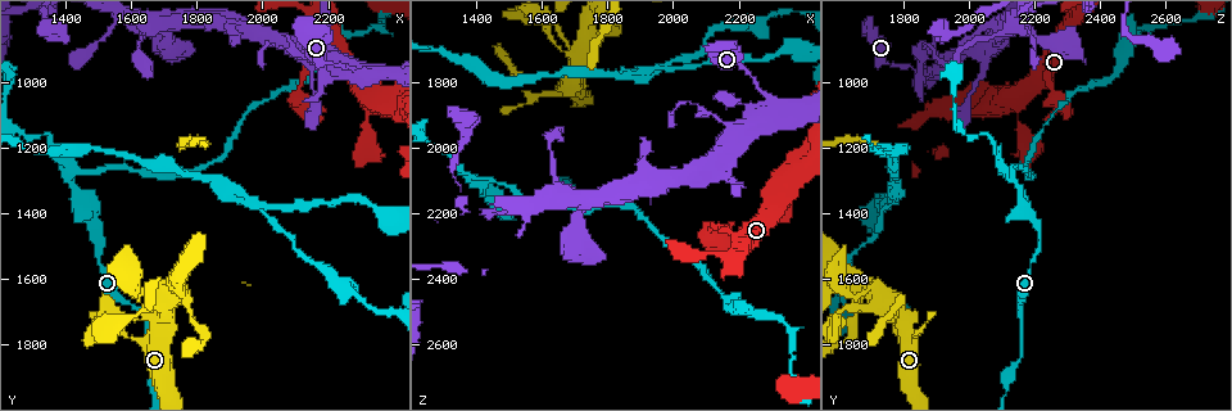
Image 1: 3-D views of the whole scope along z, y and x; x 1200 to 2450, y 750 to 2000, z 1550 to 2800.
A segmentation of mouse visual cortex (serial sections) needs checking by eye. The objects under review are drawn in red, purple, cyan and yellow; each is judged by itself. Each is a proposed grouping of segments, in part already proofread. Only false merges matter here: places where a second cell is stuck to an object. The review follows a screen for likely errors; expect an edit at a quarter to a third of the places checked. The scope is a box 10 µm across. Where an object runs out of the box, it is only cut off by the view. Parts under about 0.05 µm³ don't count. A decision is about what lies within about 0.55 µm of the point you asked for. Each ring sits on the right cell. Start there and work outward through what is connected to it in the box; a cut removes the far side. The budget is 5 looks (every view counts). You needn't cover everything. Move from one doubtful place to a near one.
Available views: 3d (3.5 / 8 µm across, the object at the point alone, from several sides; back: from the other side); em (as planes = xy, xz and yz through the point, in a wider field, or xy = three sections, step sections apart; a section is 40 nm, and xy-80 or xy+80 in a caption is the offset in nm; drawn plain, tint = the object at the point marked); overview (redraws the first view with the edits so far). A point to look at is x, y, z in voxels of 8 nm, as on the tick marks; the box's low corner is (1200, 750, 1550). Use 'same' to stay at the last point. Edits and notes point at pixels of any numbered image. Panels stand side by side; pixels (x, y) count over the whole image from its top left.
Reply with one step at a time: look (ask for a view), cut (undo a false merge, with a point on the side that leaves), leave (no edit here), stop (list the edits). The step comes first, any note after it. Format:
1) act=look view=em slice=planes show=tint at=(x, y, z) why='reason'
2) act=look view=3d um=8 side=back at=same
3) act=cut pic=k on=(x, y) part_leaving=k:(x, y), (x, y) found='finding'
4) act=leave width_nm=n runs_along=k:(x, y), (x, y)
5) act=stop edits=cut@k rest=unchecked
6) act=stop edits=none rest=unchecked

act=look view=3d um=3.5 at=(2290, 970, 1900) why='four arms meet'

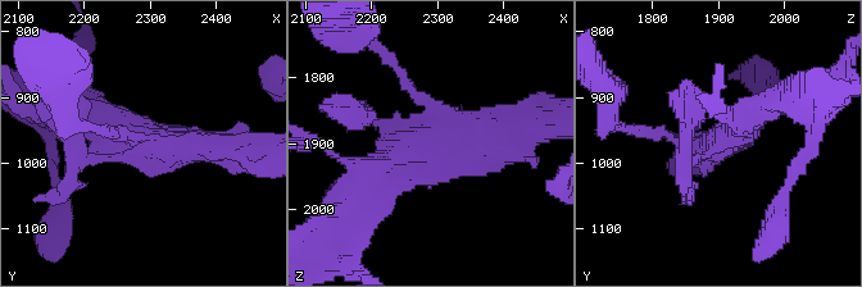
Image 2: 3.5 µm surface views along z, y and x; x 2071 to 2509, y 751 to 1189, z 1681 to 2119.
act=look view=em slice=xy step=1 show=tint at=(2290, 975, 1900) why='now the EM'

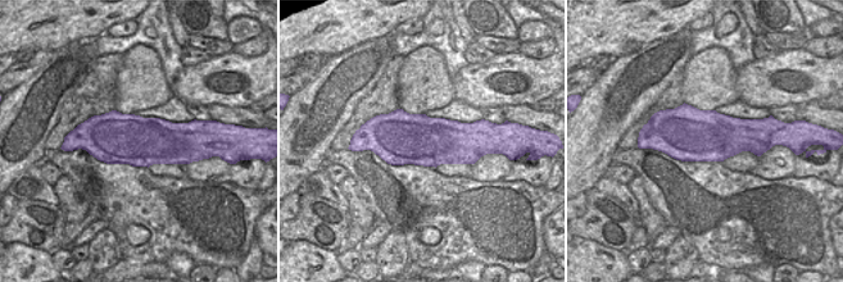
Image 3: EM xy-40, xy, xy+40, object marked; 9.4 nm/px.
act=leave found='one cell here'

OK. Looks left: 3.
act=look view=3d um=8 at=(1420, 1270, 2110) why='three arms meet'

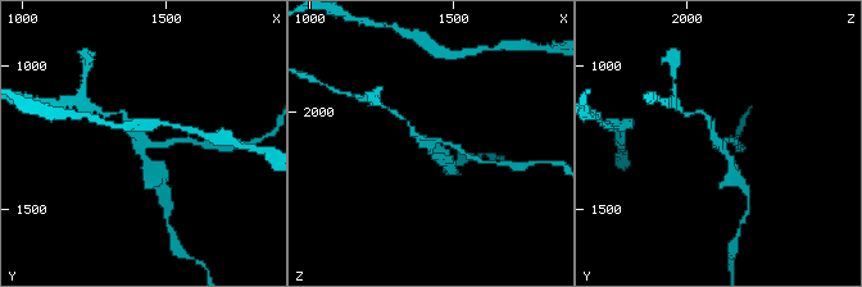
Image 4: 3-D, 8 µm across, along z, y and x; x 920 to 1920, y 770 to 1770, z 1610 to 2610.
act=look view=em slice=xy step=5 show=tint at=same arms=3 arm_widths_nm=150,150,300

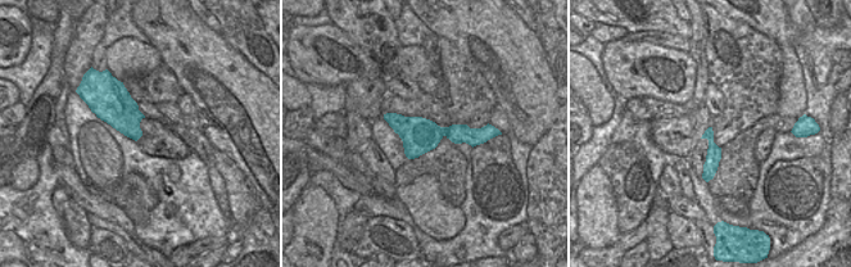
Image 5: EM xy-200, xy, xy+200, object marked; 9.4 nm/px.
act=cut pic=4 on=(171, 141) width_nm=340 part_leaving=4:(148, 142), (196, 142) found='two cells meet here'

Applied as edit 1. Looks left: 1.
act=stop edits=cut@4 rest=unchecked

